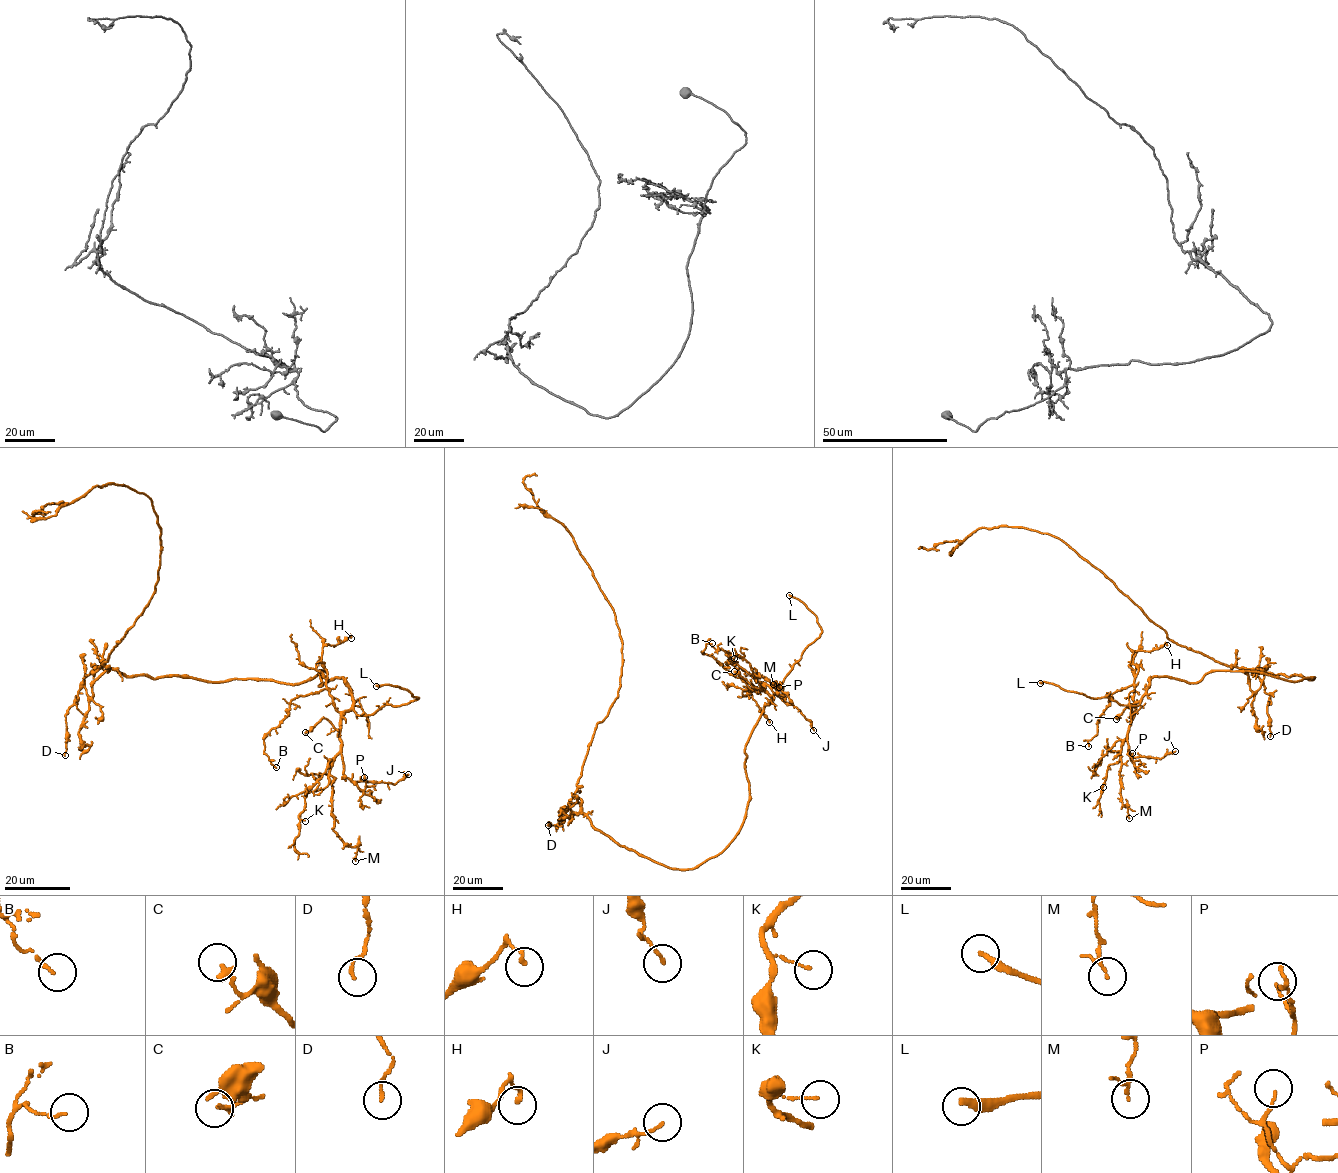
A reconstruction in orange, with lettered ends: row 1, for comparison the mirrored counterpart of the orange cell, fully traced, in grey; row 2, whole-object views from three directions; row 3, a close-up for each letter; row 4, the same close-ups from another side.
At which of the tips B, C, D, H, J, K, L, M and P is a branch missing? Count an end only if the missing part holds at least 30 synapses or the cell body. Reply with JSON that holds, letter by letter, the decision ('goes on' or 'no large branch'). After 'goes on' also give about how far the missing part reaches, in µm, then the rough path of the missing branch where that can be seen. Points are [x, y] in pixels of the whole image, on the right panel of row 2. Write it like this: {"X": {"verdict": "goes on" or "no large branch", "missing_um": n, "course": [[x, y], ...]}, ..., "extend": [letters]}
{"B": {"verdict": "no large branch"}, "C": {"verdict": "no large branch"}, "D": {"verdict": "no large branch"}, "H": {"verdict": "no large branch"}, "J": {"verdict": "no large branch"}, "K": {"verdict": "no large branch"}, "L": {"verdict": "goes on", "missing_um": 15, "course": [[1040, 683], [1030, 671]]}, "M": {"verdict": "no large branch"}, "P": {"verdict": "no large branch"}, "extend": ["L"]}

